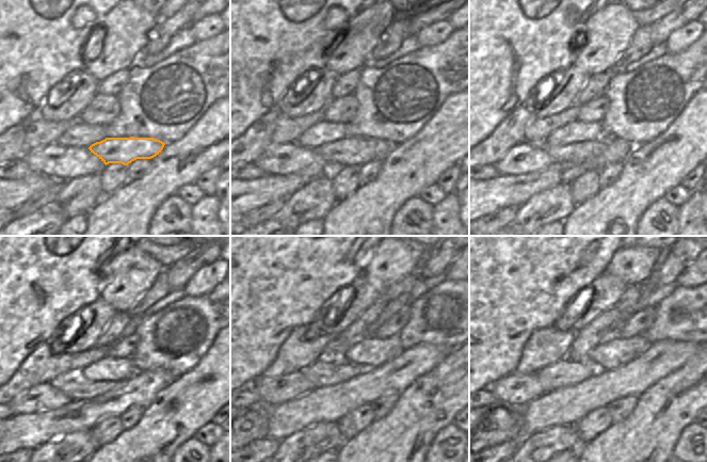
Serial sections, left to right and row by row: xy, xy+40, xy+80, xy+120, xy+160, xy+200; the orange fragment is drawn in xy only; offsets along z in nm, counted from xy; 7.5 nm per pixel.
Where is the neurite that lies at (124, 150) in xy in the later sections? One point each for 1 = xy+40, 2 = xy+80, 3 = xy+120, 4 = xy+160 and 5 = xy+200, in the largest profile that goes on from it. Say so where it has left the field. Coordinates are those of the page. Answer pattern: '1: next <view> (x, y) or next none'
1: next xy+40 (350, 150)
2: next xy+80 (578, 152)
3: next xy+120 (74, 384)
4: next xy+160 (327, 370)
5: next xy+200 (565, 372)

